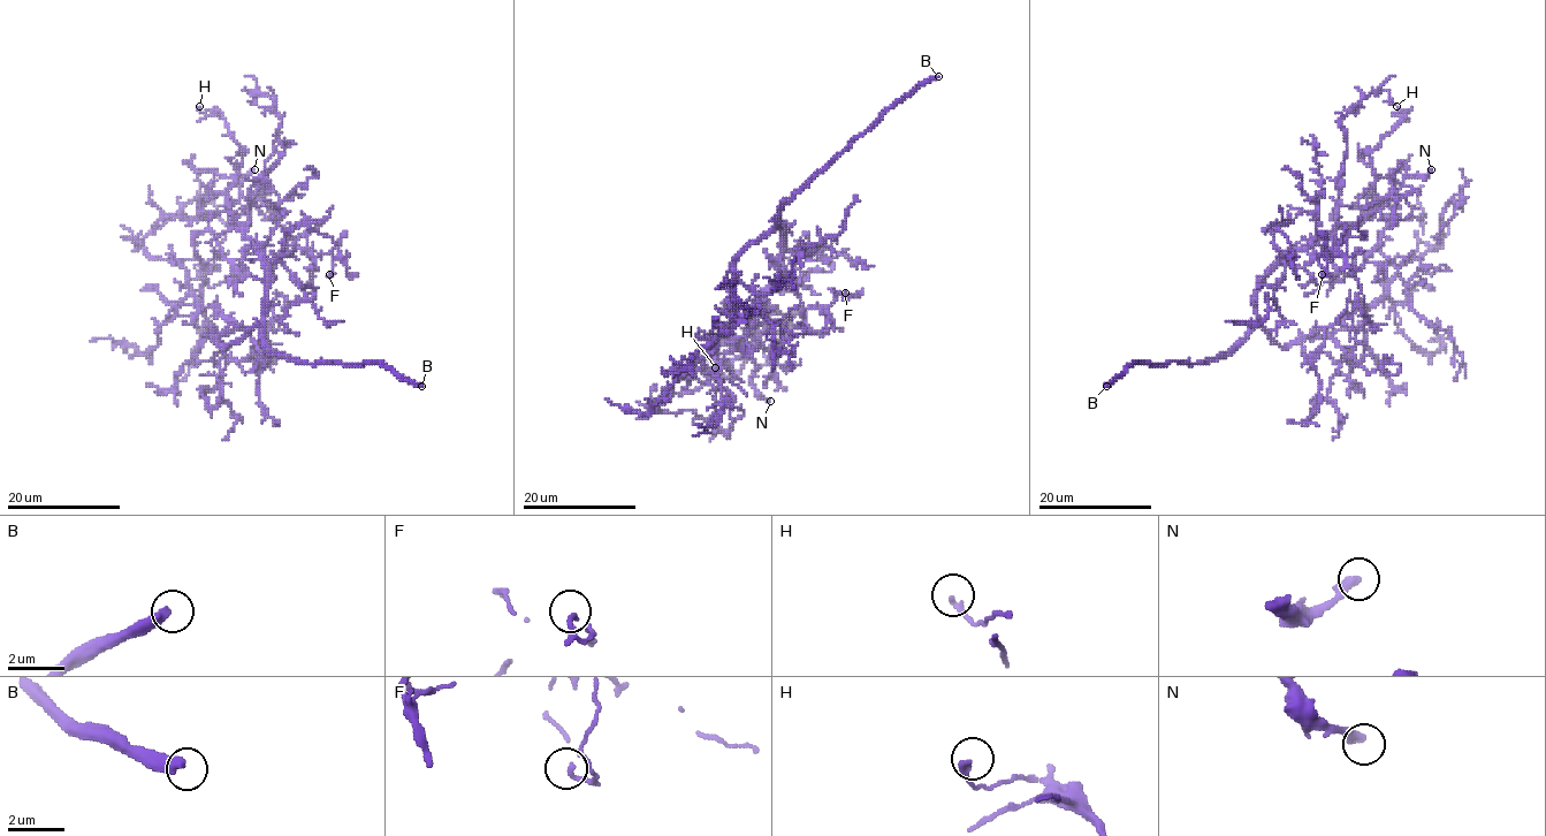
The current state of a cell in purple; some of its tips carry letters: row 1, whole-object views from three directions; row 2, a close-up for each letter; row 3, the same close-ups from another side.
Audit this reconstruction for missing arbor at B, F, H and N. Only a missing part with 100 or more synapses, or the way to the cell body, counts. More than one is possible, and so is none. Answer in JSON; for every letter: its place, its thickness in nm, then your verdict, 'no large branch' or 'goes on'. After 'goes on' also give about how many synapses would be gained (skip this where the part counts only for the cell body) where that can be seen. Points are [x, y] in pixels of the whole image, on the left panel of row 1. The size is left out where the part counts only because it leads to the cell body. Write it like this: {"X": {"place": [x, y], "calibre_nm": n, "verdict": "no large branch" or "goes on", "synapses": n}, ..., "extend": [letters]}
{"B": {"place": [421, 386], "calibre_nm": 400, "verdict": "goes on", "synapses": 250}, "F": {"place": [329, 274], "calibre_nm": 190, "verdict": "no large branch"}, "H": {"place": [199, 106], "calibre_nm": 180, "verdict": "no large branch"}, "N": {"place": [254, 169], "calibre_nm": 360, "verdict": "no large branch"}, "extend": ["B"]}

